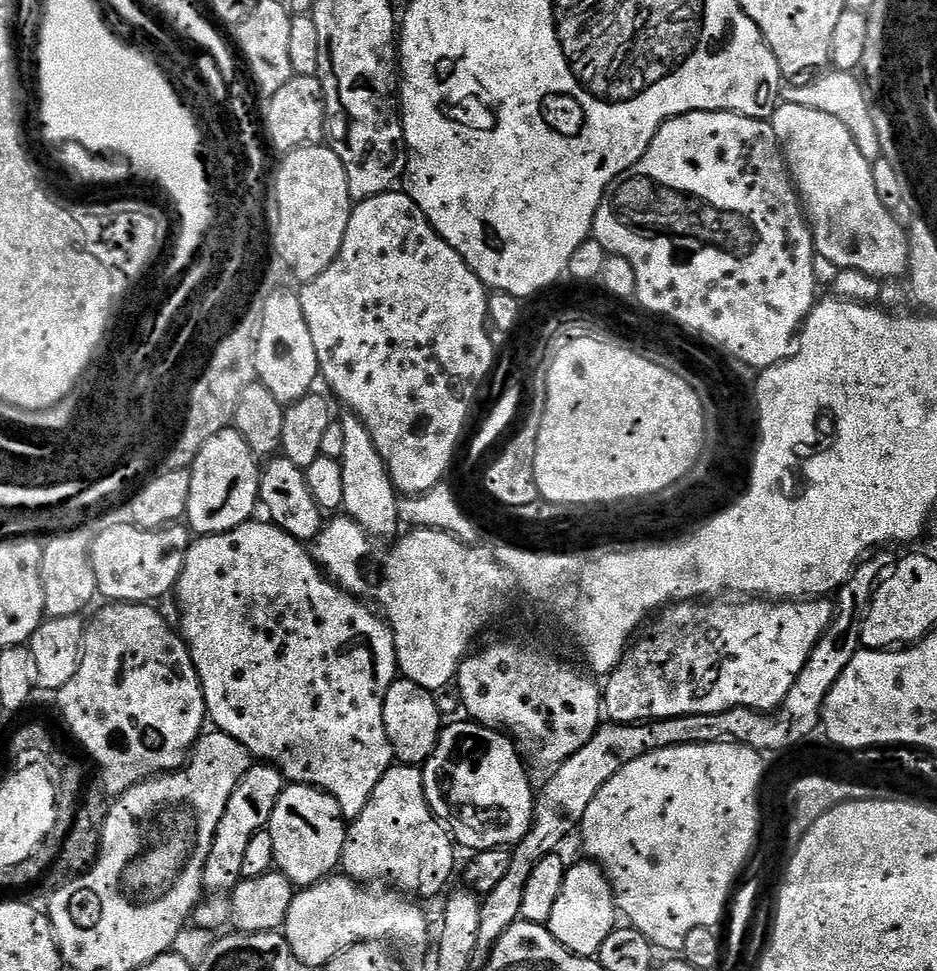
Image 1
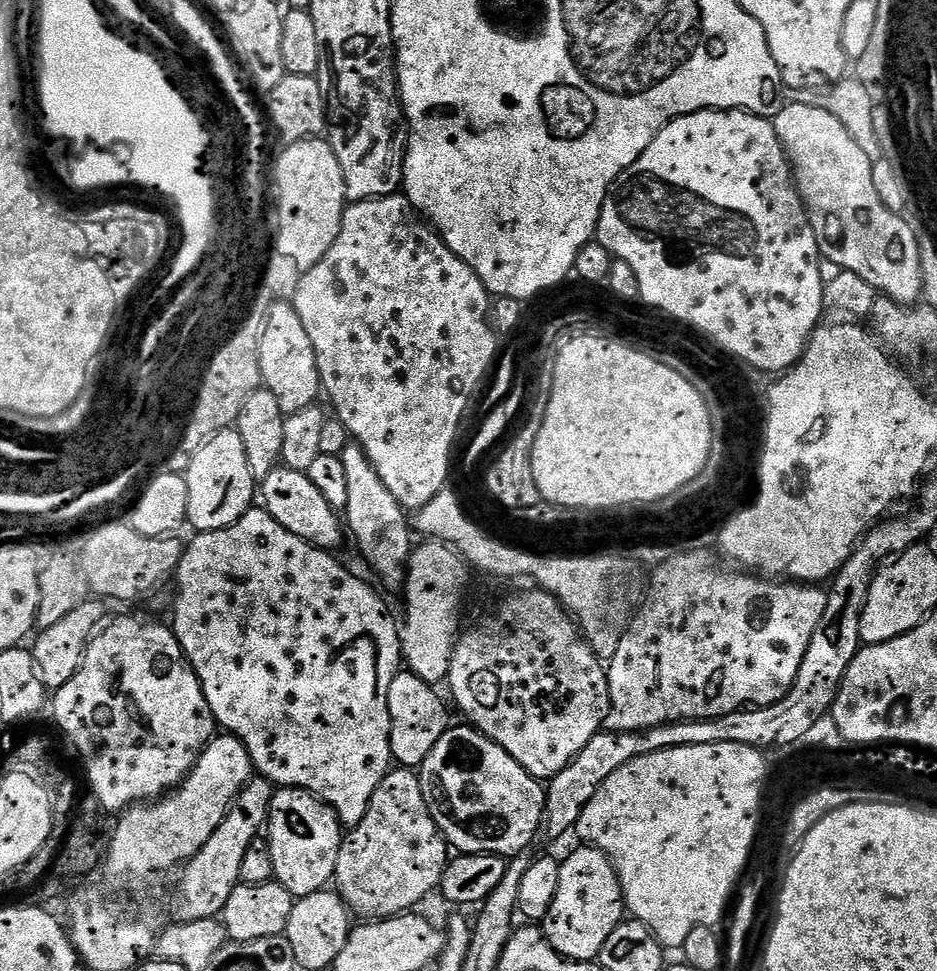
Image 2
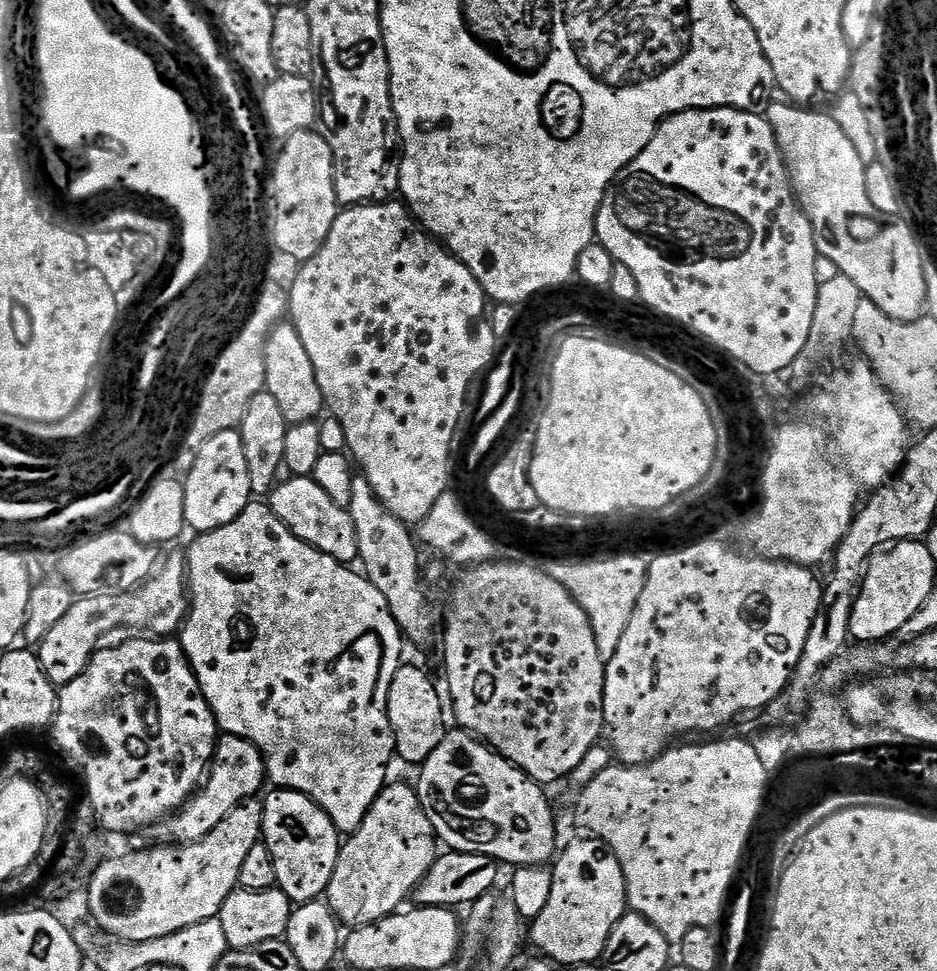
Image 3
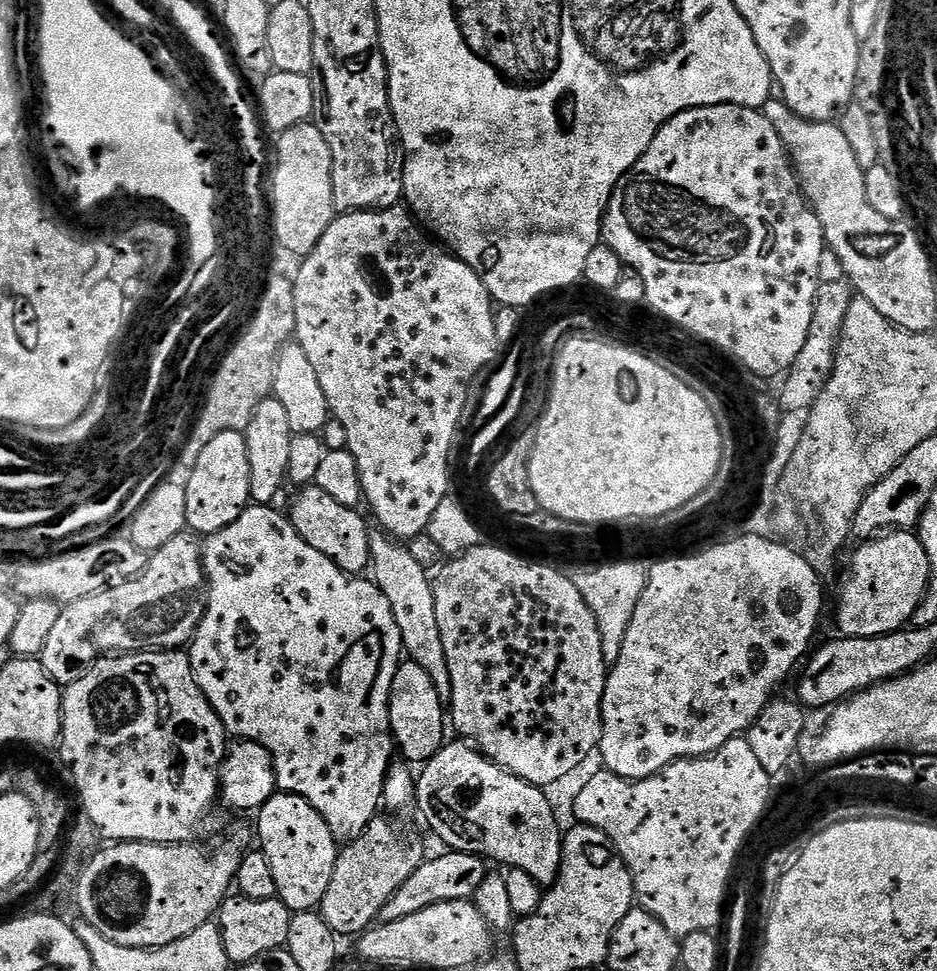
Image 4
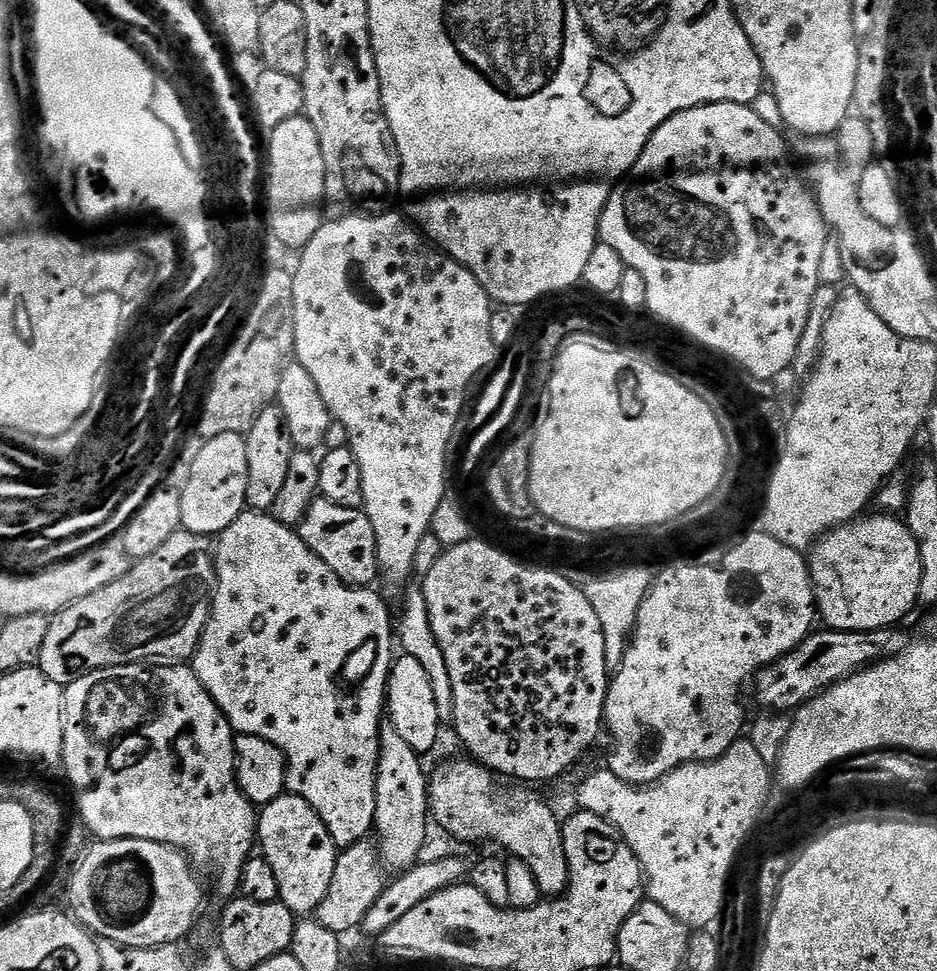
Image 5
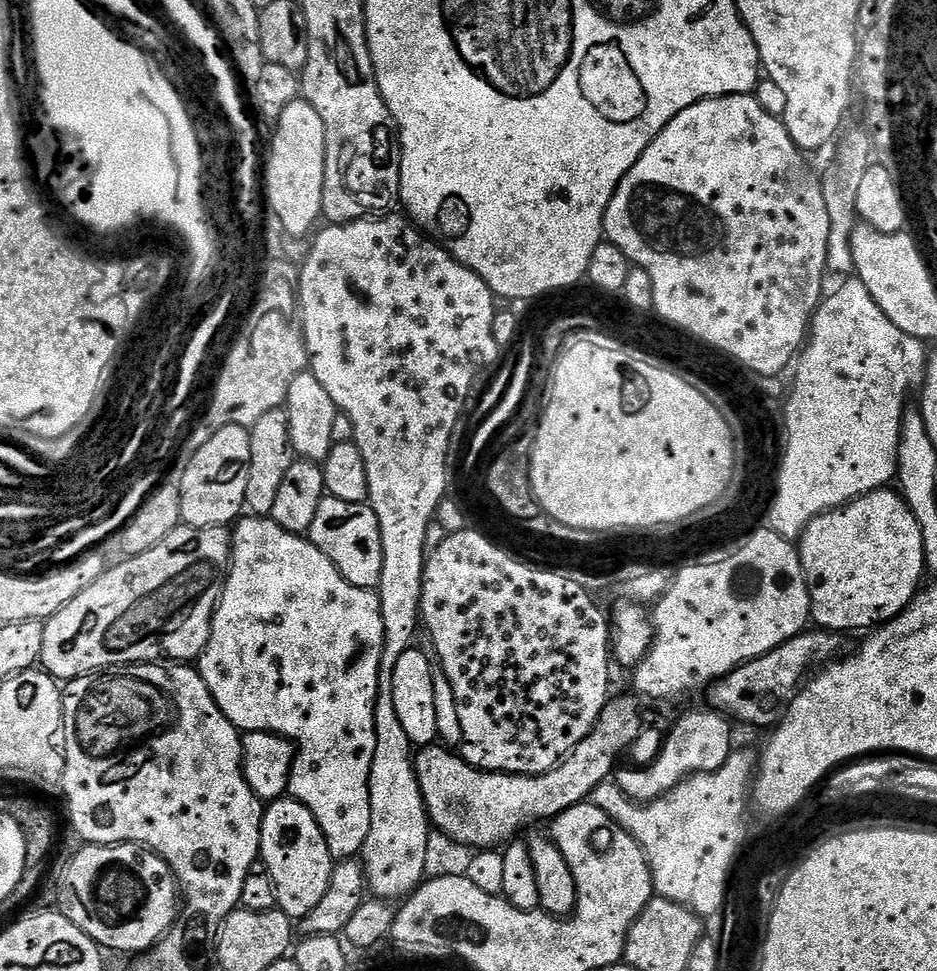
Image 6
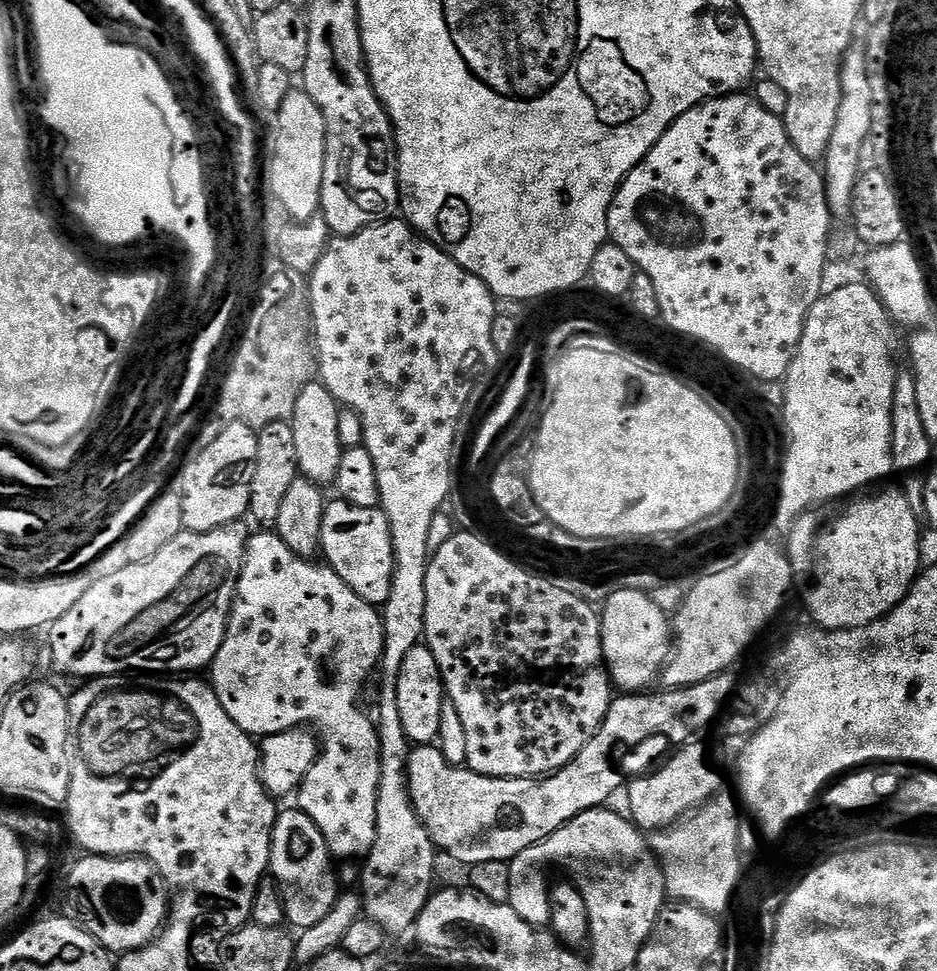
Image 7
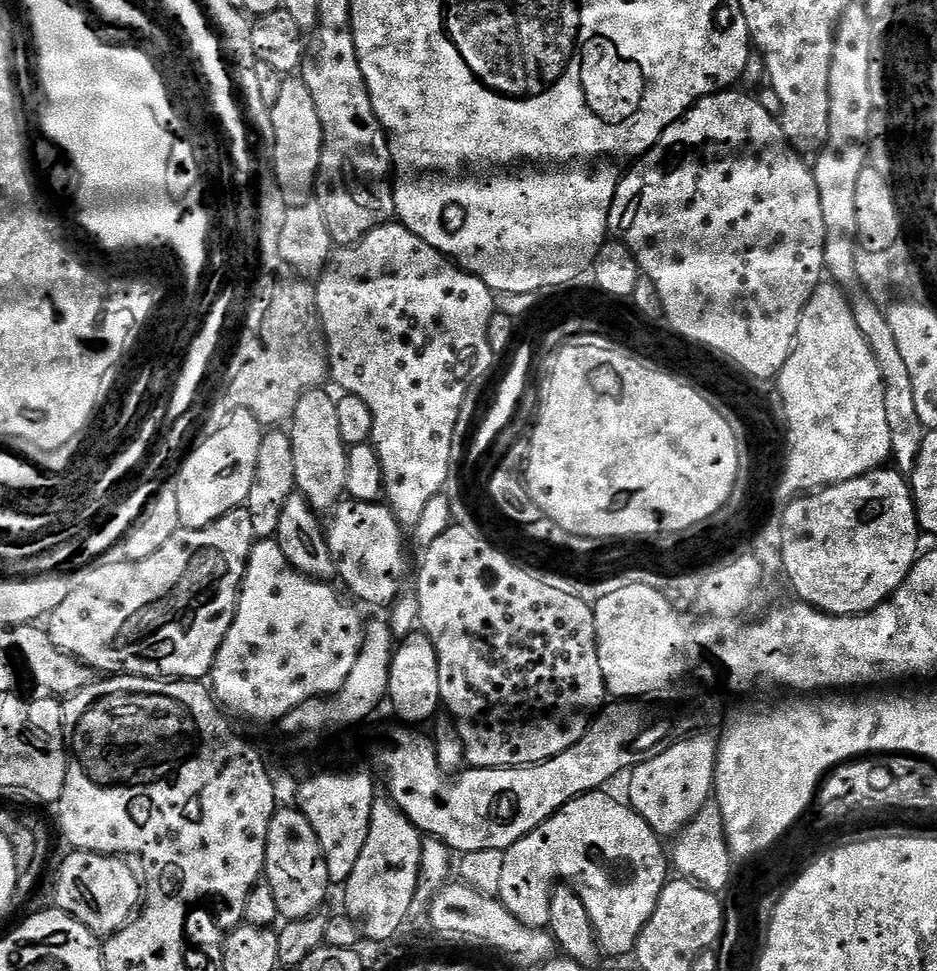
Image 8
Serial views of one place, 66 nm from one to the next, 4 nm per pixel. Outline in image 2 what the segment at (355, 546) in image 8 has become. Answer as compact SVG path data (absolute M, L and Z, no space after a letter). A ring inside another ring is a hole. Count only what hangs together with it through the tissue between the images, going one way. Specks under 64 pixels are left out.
M278 466L262 482L262 496L264 500L262 506L274 517L290 534L298 534L306 542L310 542L316 548L325 550L336 550L340 544L340 539L346 536L342 527L342 516L337 509L322 498L320 491L314 487L314 482L310 482L307 472L295 472L289 468Z

